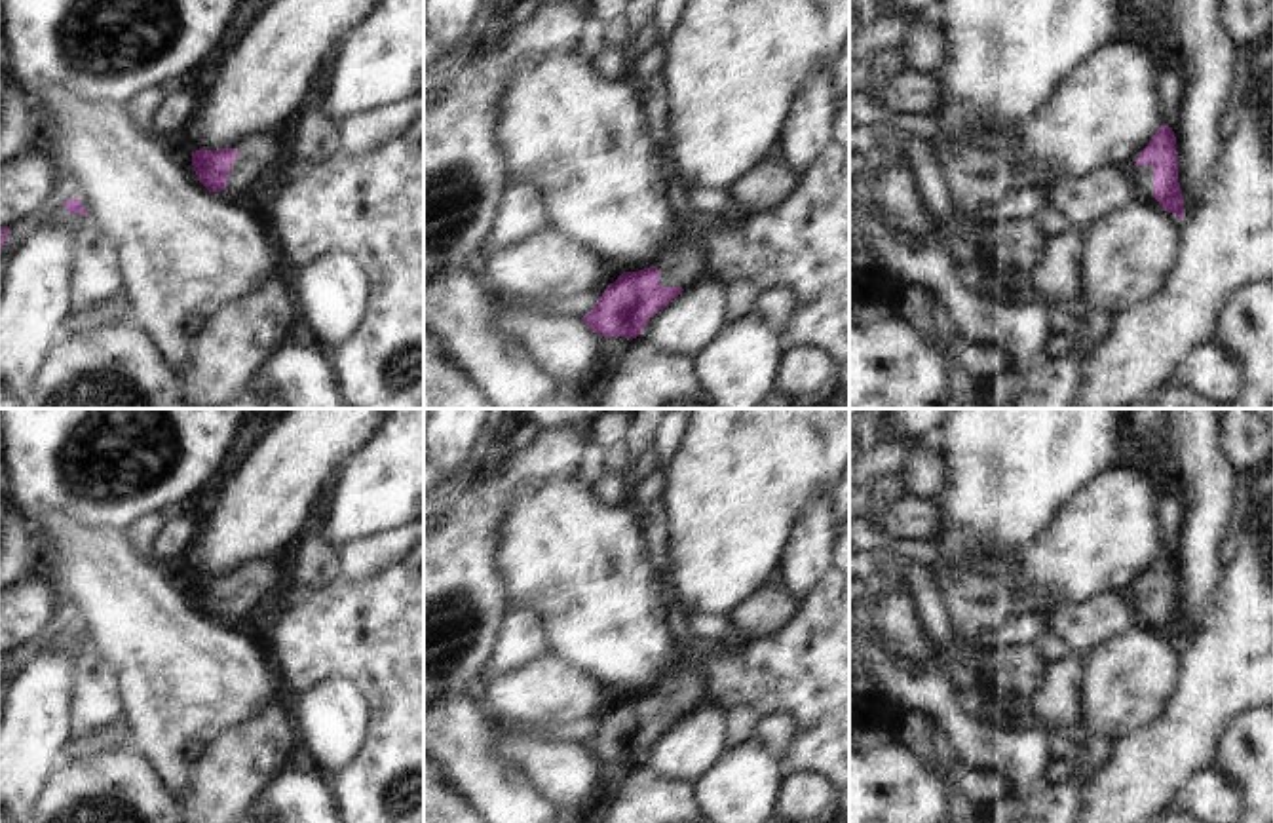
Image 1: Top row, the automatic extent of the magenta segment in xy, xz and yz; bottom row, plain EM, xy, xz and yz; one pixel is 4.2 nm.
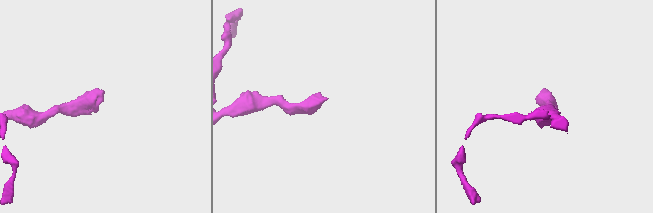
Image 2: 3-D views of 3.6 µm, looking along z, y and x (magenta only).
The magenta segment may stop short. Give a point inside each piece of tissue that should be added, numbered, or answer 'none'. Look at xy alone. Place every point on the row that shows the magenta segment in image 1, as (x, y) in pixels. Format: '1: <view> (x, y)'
none.

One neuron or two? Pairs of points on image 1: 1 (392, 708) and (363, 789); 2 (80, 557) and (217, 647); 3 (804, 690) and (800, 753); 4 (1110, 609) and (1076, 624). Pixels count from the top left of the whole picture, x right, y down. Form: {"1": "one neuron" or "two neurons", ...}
{"1": "one neuron", "2": "one neuron", "3": "one neuron", "4": "one neuron"}

